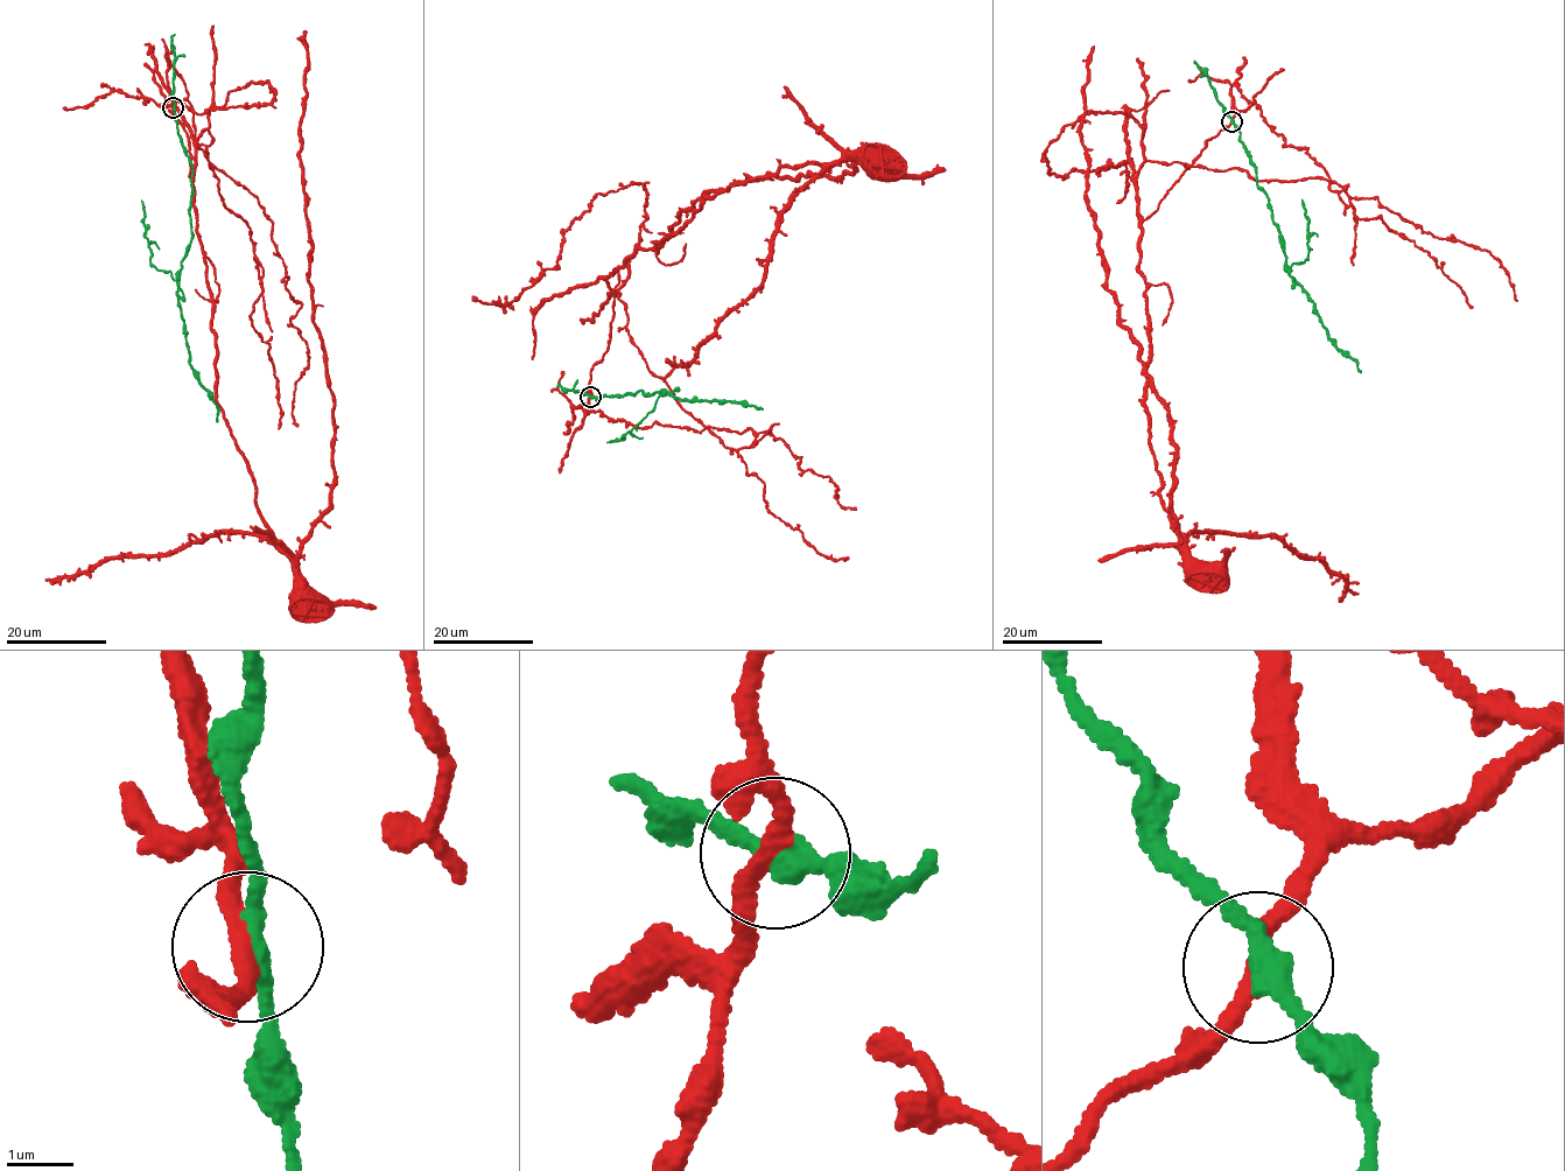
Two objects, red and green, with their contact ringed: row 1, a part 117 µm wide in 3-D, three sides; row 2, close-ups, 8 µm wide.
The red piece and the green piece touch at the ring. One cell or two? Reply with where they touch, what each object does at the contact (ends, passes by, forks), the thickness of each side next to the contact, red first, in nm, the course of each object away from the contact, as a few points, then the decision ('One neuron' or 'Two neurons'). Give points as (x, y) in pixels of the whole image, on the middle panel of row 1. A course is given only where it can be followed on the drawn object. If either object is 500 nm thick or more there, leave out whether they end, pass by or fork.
Place: (590, 397). At the ring red passes by. At the ring green passes by. Thickness 240 nm (red) against 300 nm. Course of red: (591, 397), (618, 271), (638, 249), (728, 187), (858, 159), (839, 181), (770, 174), (702, 194), (657, 254). Course of green: (591, 397), (632, 395), (639, 390), (645, 395), (665, 390), (683, 400), (742, 401), (763, 408). Two neurons

